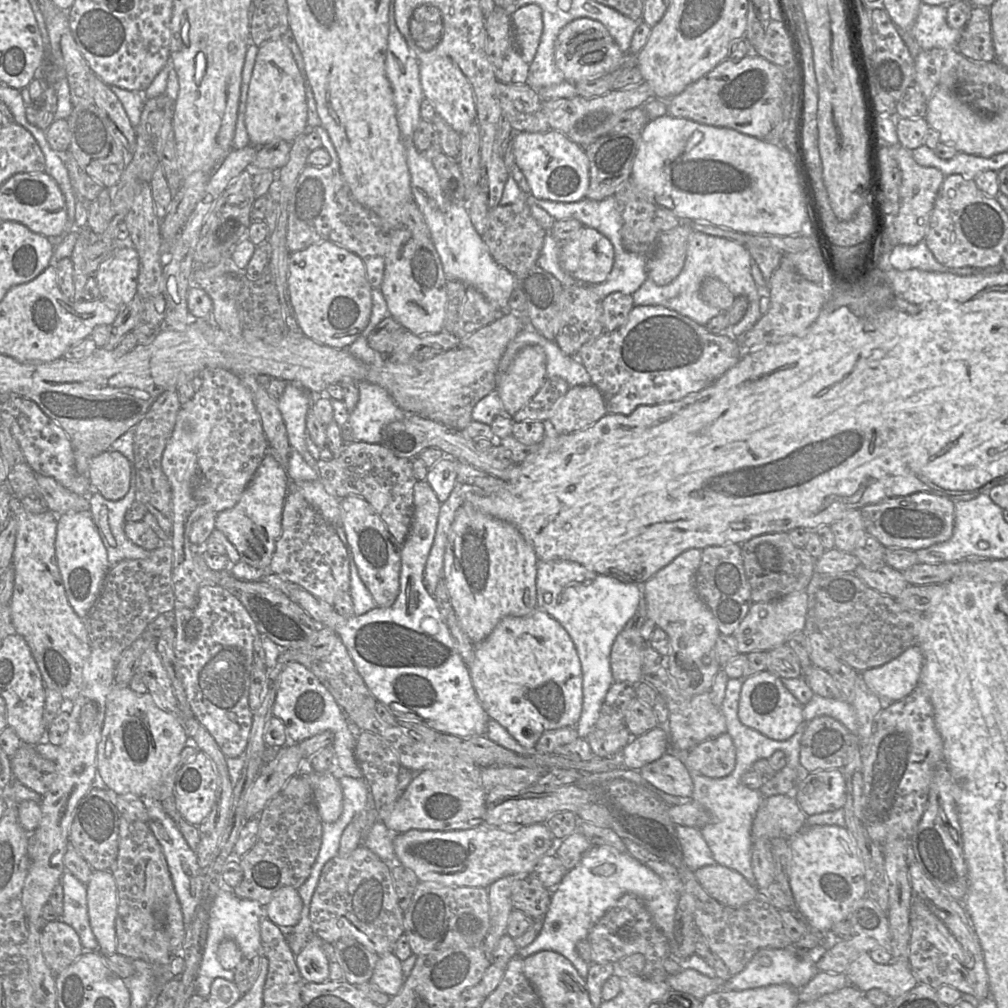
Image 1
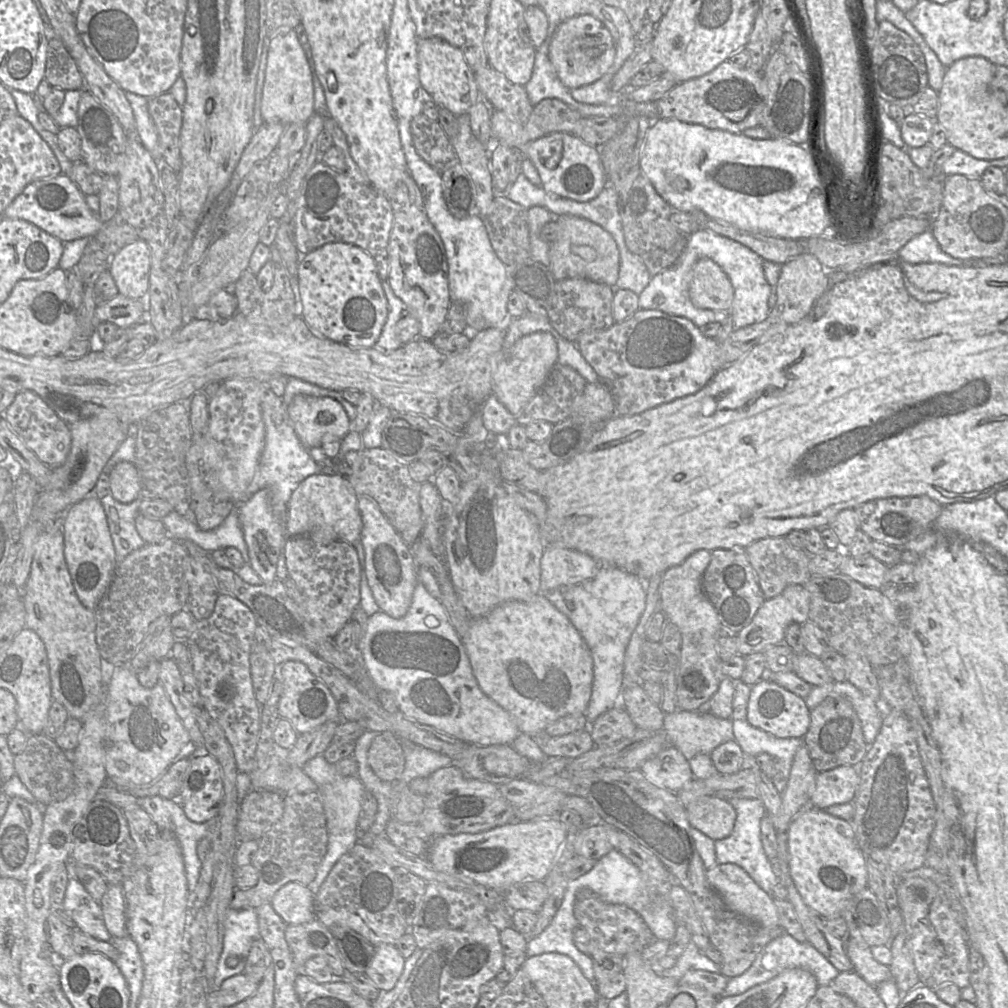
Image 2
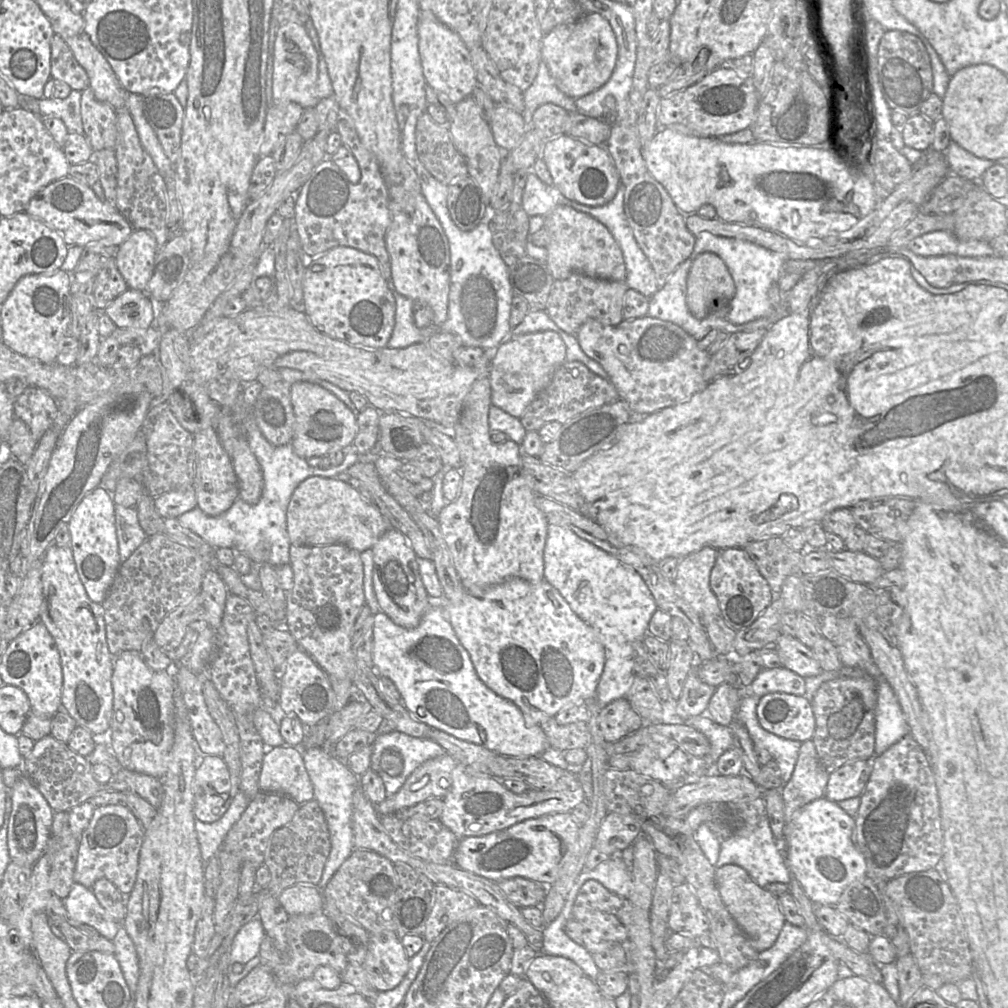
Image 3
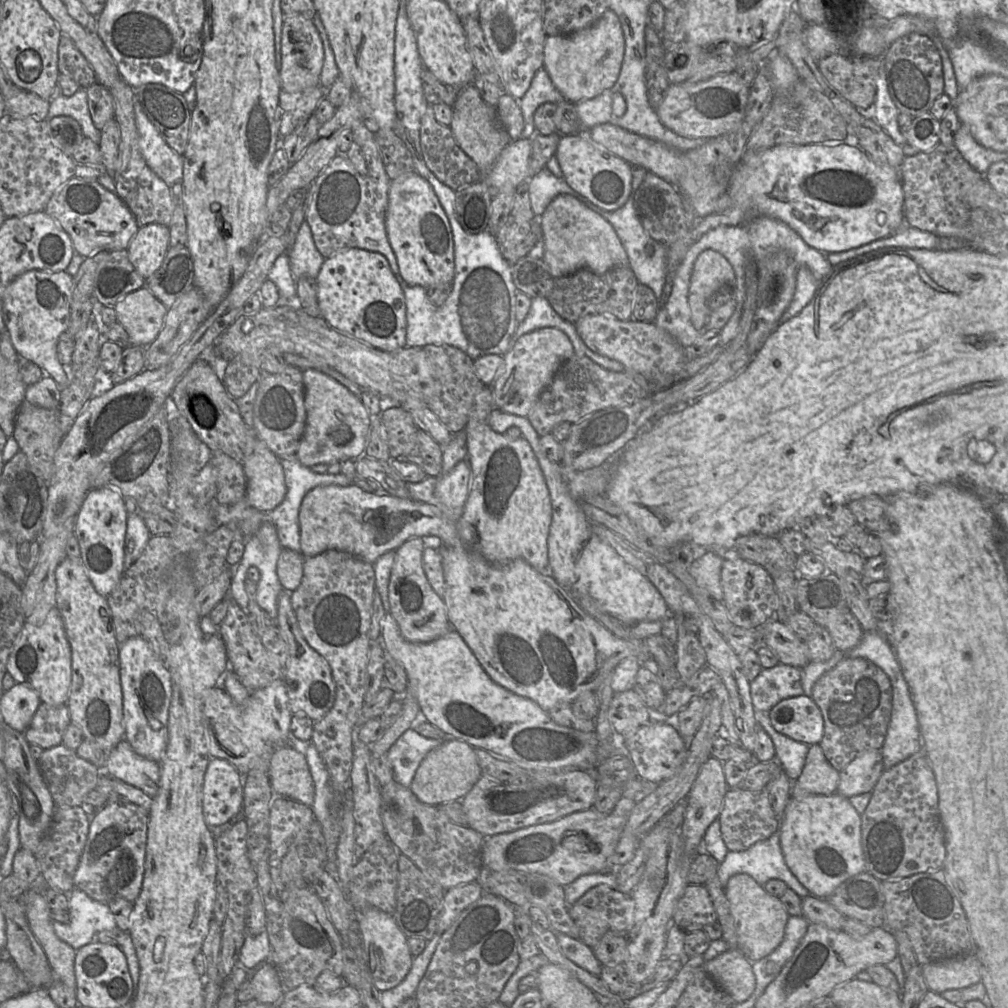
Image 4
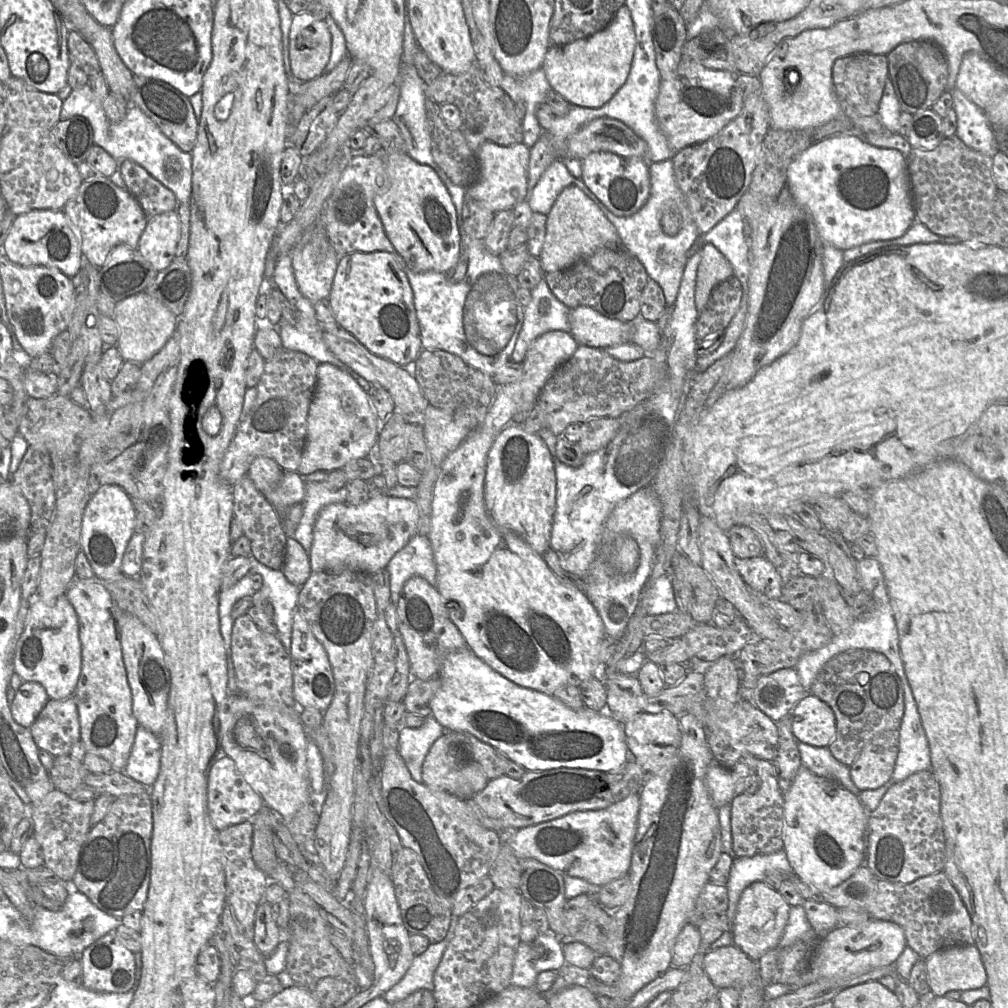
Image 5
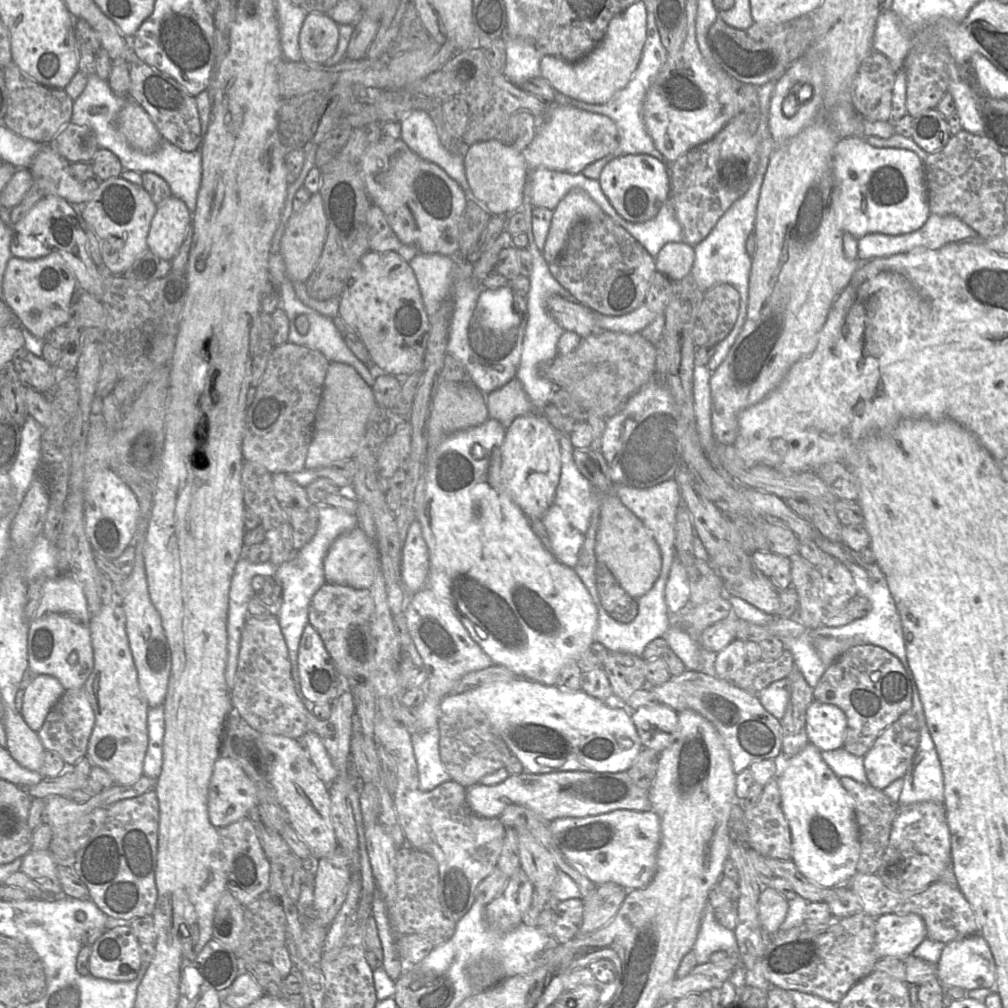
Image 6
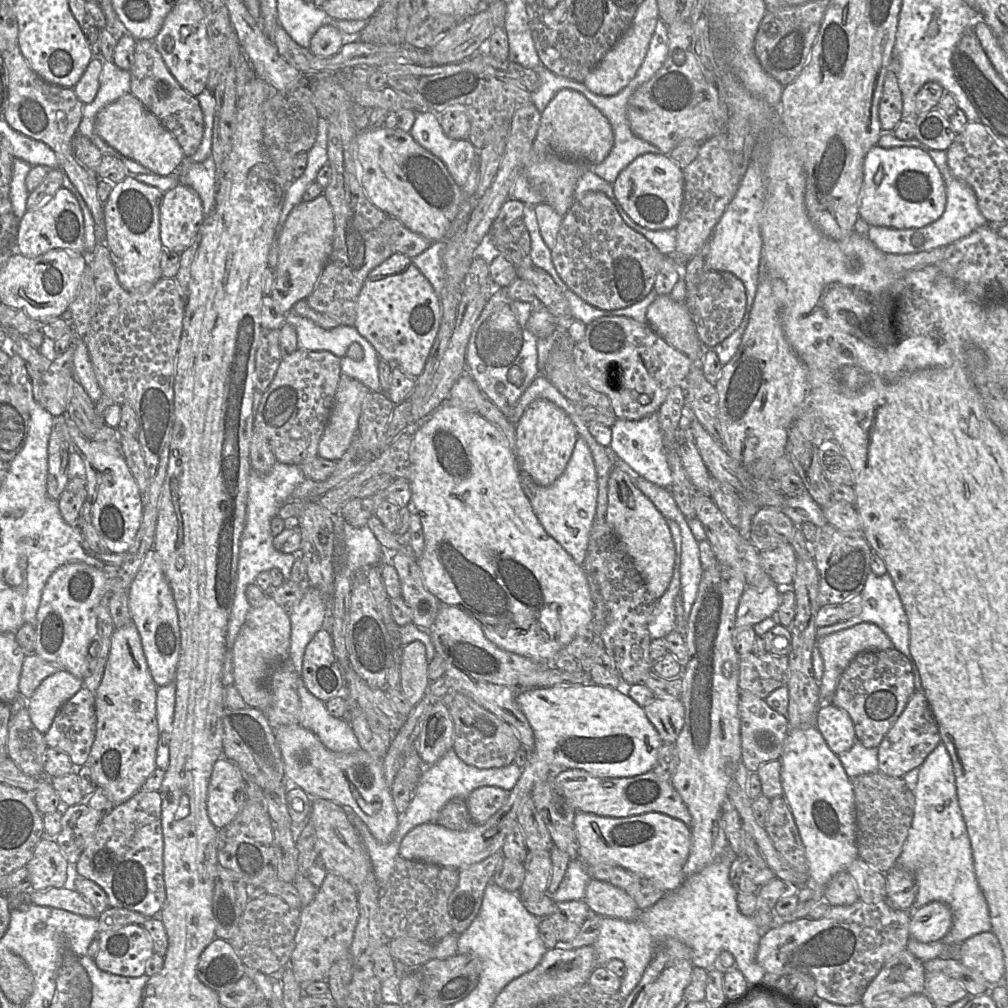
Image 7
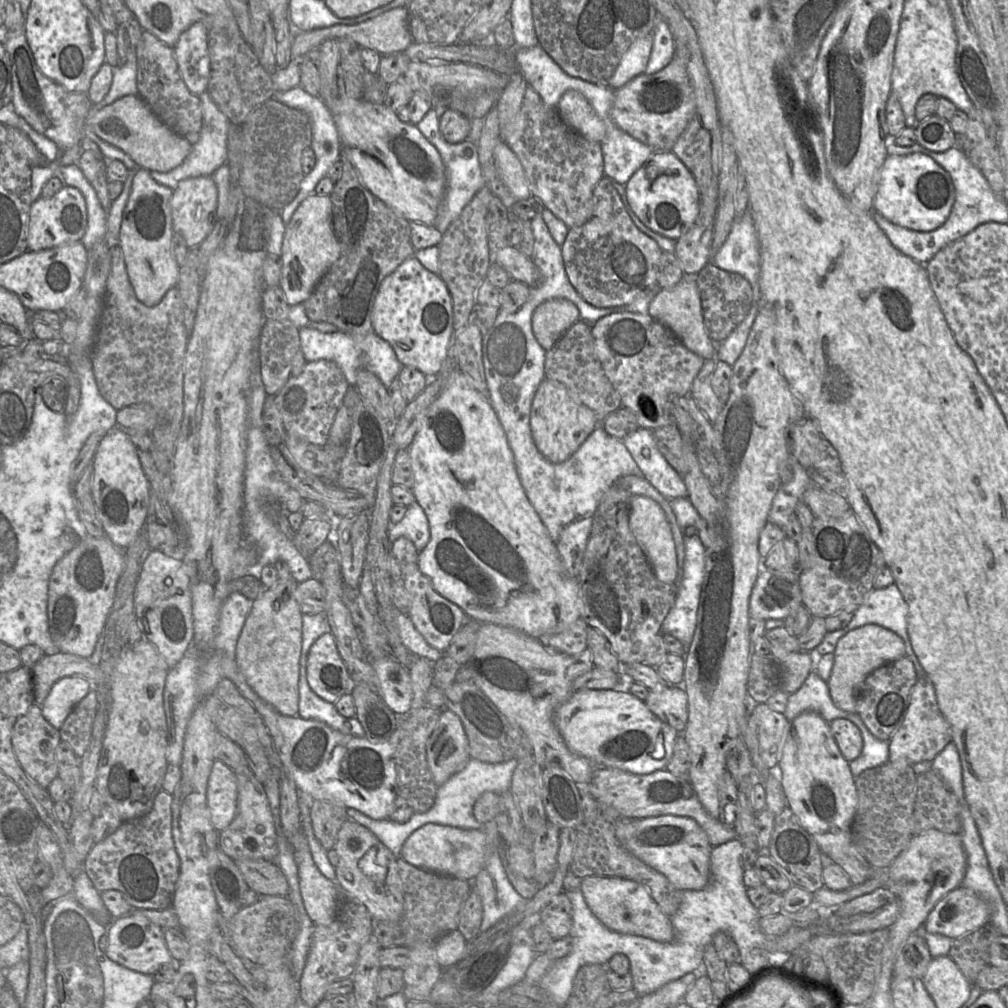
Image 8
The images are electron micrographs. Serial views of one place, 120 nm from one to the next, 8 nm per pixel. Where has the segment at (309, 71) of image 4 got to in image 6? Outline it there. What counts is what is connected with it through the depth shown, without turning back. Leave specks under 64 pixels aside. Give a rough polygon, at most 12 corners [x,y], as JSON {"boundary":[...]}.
{"boundary":[[307,13],[301,60],[324,64],[337,49],[338,24]]}

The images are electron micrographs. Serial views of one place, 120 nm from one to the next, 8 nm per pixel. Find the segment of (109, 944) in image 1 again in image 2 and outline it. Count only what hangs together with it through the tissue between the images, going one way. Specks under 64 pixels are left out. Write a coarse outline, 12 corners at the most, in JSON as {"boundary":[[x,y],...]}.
{"boundary":[[109,885],[100,902],[113,939],[127,933],[126,900]]}

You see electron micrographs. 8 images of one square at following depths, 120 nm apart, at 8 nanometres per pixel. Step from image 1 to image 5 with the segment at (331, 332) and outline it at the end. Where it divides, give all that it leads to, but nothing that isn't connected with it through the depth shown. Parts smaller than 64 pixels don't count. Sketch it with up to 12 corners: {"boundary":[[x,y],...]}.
{"boundary":[[392,254],[340,256],[339,326],[406,368],[422,351],[413,291]]}

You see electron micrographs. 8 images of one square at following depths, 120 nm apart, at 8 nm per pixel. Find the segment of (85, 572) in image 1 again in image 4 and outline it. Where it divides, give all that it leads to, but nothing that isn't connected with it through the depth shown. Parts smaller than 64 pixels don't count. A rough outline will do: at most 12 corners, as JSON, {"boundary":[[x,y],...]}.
{"boundary":[[91,489],[73,529],[104,597],[124,572],[124,497]]}

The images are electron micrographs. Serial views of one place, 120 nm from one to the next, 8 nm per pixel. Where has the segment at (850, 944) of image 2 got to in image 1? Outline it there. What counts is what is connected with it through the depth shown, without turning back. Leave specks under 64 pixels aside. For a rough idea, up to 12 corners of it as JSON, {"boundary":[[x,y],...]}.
{"boundary":[[869,952],[845,975],[865,993],[878,988],[891,999],[918,985],[908,962],[879,964]]}

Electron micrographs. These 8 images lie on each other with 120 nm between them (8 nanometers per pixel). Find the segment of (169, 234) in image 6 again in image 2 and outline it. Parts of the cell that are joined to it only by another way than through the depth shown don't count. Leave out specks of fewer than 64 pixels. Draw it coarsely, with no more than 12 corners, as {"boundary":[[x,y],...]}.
{"boundary":[[120,248],[108,271],[118,294],[146,299],[150,249]]}

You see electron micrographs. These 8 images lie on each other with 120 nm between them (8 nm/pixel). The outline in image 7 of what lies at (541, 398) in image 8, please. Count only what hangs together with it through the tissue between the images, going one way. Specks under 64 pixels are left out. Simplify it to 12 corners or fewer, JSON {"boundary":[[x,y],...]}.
{"boundary":[[536,399],[515,424],[516,462],[537,485],[565,470],[579,438]]}

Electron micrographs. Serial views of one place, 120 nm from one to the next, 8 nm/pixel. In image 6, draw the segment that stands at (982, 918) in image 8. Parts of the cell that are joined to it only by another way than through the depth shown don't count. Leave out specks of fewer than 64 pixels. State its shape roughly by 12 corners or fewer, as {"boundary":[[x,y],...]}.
{"boundary":[[917,914],[876,917],[878,958],[910,955],[926,936]]}

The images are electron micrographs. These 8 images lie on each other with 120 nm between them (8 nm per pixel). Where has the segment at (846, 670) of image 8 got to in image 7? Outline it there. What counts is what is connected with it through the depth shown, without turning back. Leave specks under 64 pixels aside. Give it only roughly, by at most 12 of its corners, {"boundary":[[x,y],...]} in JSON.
{"boundary":[[860,623],[818,639],[820,699],[831,702],[856,655],[889,650],[877,625]]}

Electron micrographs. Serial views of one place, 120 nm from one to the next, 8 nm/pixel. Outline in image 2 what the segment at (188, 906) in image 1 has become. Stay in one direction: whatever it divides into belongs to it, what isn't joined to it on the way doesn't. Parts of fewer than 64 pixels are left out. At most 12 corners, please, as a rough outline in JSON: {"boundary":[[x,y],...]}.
{"boundary":[[136,797],[161,831],[177,839],[193,908],[209,823],[186,819],[174,800]]}

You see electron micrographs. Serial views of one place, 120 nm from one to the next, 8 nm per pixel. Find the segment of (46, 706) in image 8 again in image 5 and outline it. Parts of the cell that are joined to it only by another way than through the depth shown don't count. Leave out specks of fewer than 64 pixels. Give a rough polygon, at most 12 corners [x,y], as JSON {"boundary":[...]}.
{"boundary":[[23,682],[11,715],[29,728],[48,700],[40,683]]}

